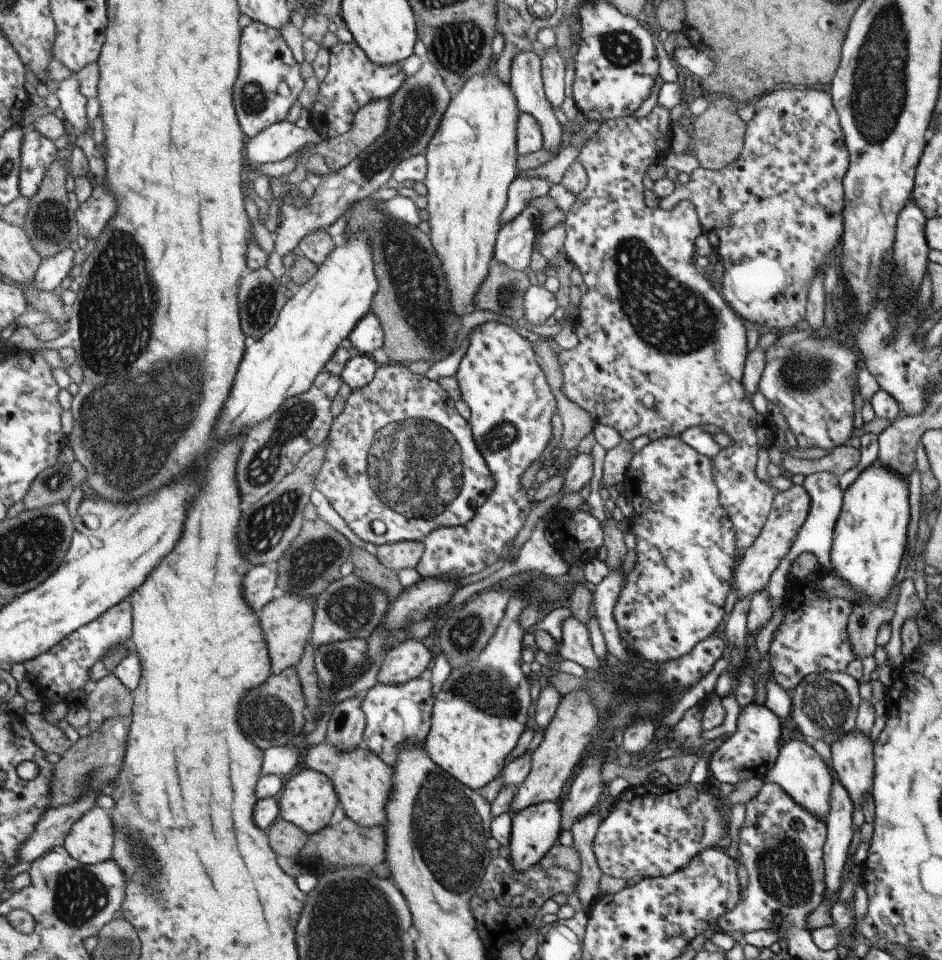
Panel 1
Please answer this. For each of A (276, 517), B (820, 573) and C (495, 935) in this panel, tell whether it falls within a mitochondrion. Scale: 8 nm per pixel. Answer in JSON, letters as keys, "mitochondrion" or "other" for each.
{"A":"mitochondrion","B":"other","C":"other"}

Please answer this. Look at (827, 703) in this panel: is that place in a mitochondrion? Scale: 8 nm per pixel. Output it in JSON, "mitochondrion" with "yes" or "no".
{"mitochondrion":"yes"}

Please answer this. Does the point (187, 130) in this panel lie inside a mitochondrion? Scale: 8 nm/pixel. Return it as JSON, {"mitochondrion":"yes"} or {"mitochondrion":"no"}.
{"mitochondrion":"no"}

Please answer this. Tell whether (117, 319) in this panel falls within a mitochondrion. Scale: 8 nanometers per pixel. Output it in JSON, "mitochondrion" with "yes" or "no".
{"mitochondrion":"yes"}

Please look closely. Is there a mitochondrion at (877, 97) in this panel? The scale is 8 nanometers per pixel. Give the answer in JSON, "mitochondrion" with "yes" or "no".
{"mitochondrion":"yes"}

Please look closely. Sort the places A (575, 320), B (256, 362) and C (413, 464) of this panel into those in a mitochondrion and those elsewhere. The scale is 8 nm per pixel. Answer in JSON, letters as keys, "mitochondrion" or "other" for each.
{"A":"other","B":"other","C":"mitochondrion"}

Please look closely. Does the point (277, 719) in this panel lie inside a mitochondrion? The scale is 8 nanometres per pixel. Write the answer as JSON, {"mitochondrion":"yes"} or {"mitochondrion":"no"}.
{"mitochondrion":"yes"}

